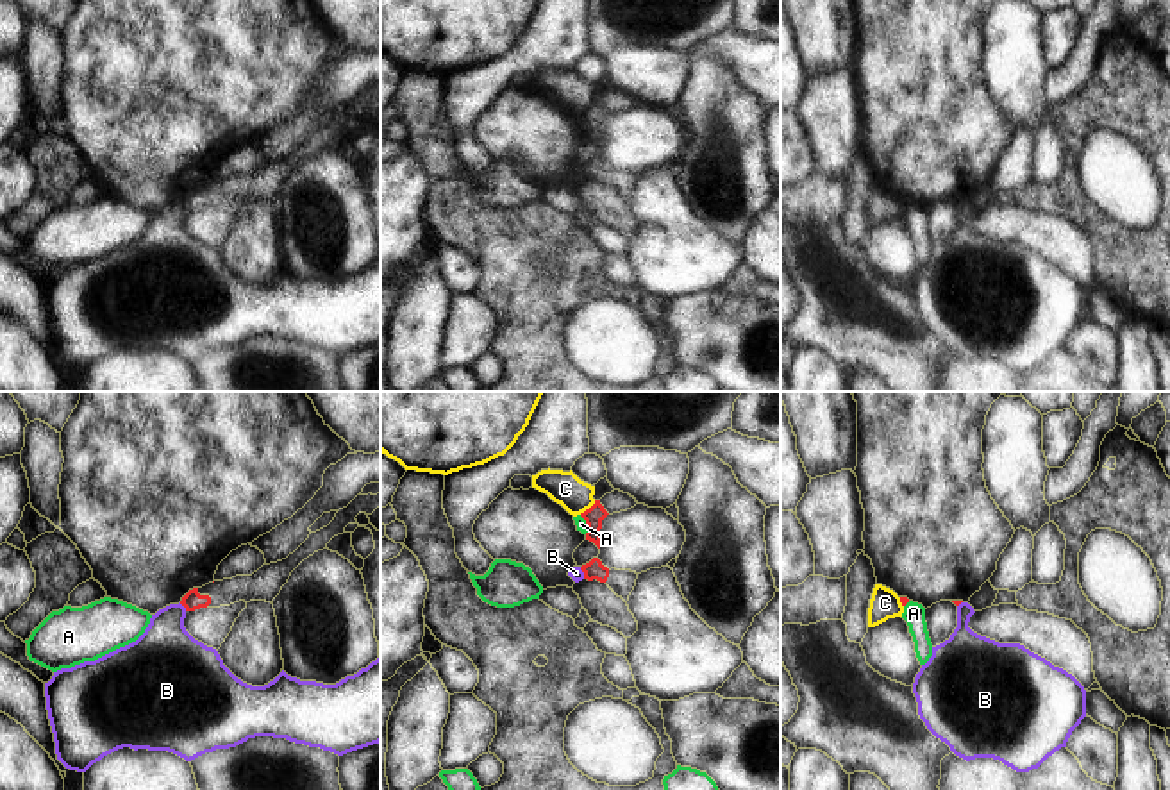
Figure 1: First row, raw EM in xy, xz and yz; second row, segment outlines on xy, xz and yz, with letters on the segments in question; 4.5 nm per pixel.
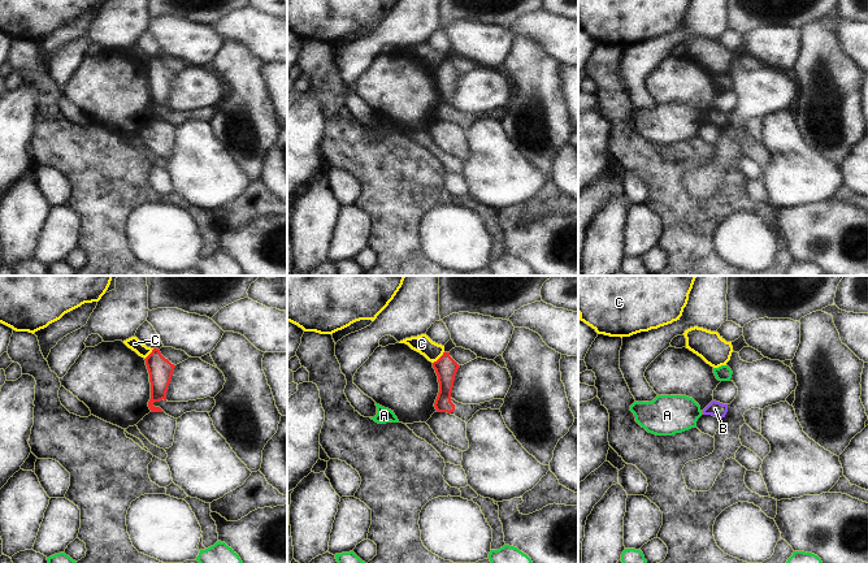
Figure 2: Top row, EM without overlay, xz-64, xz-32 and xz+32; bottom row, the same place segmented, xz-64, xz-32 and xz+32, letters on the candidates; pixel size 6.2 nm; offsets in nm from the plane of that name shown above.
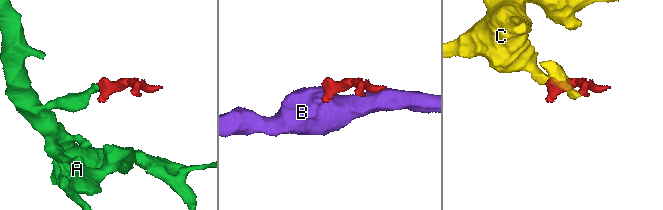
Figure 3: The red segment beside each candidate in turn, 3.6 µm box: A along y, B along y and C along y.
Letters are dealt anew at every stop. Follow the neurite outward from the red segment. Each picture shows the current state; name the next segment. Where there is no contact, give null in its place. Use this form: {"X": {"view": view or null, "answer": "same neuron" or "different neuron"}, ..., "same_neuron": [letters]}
{"A": {"view": "xz", "answer": "different neuron"}, "B": {"view": "xy", "answer": "different neuron"}, "C": {"view": "xz", "answer": "different neuron"}, "same_neuron": []}

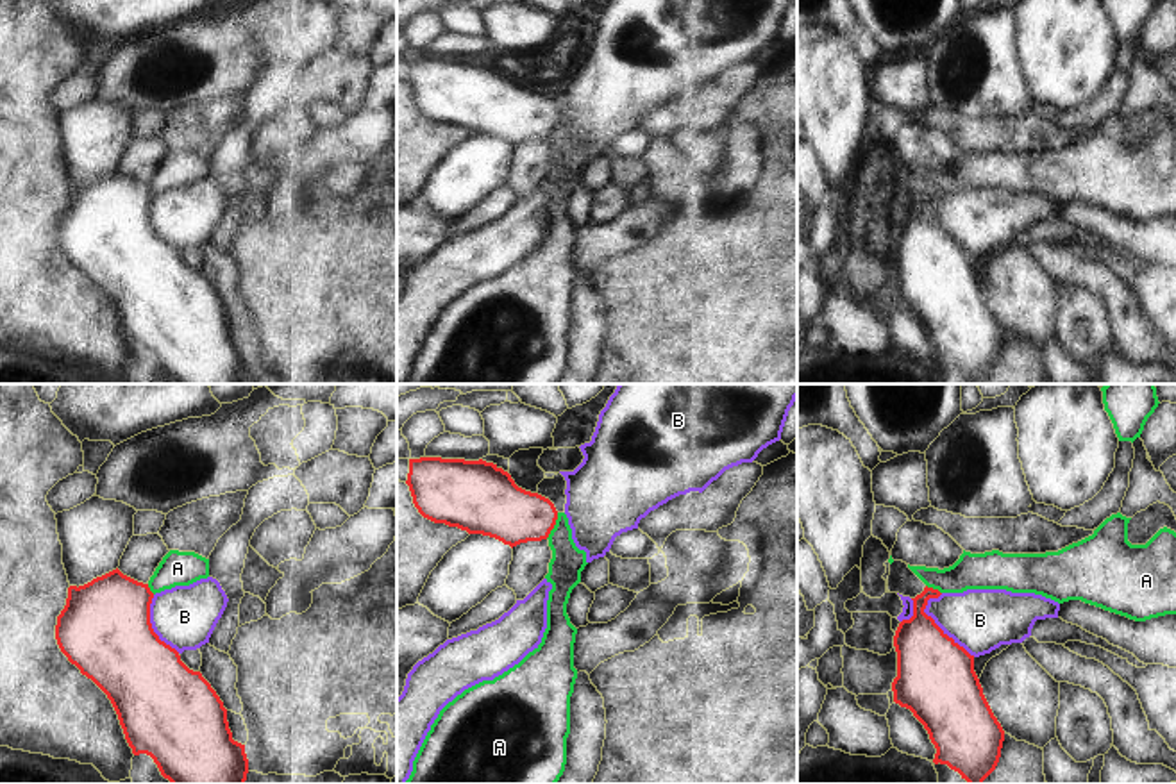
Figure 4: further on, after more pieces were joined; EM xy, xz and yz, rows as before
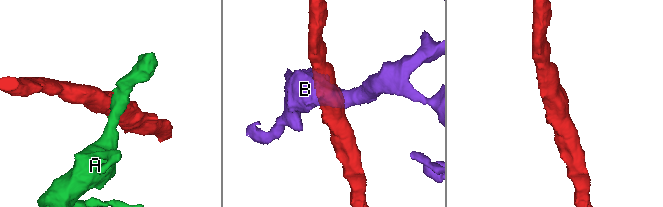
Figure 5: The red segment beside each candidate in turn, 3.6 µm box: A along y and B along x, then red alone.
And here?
{"A": {"view": "xz", "answer": "different neuron"}, "B": {"view": "yz", "answer": "different neuron"}, "same_neuron": []}

